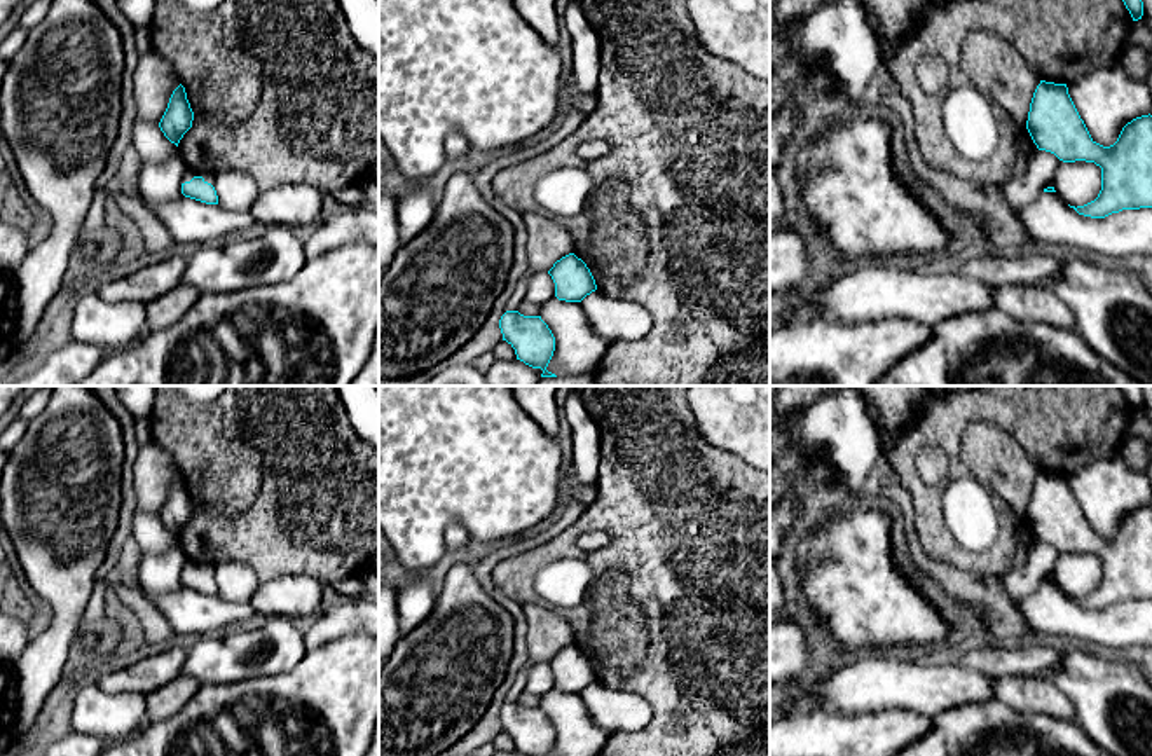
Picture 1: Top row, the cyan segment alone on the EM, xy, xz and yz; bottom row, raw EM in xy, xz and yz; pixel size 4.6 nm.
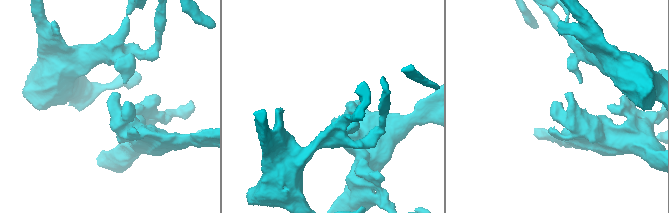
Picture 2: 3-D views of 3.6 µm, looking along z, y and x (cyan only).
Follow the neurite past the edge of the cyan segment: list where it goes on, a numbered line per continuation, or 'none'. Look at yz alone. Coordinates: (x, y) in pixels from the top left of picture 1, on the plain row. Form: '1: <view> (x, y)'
none

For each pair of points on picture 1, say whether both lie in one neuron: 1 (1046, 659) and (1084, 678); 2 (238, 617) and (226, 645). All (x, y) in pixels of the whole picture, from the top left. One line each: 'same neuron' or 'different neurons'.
1: different neurons
2: different neurons

